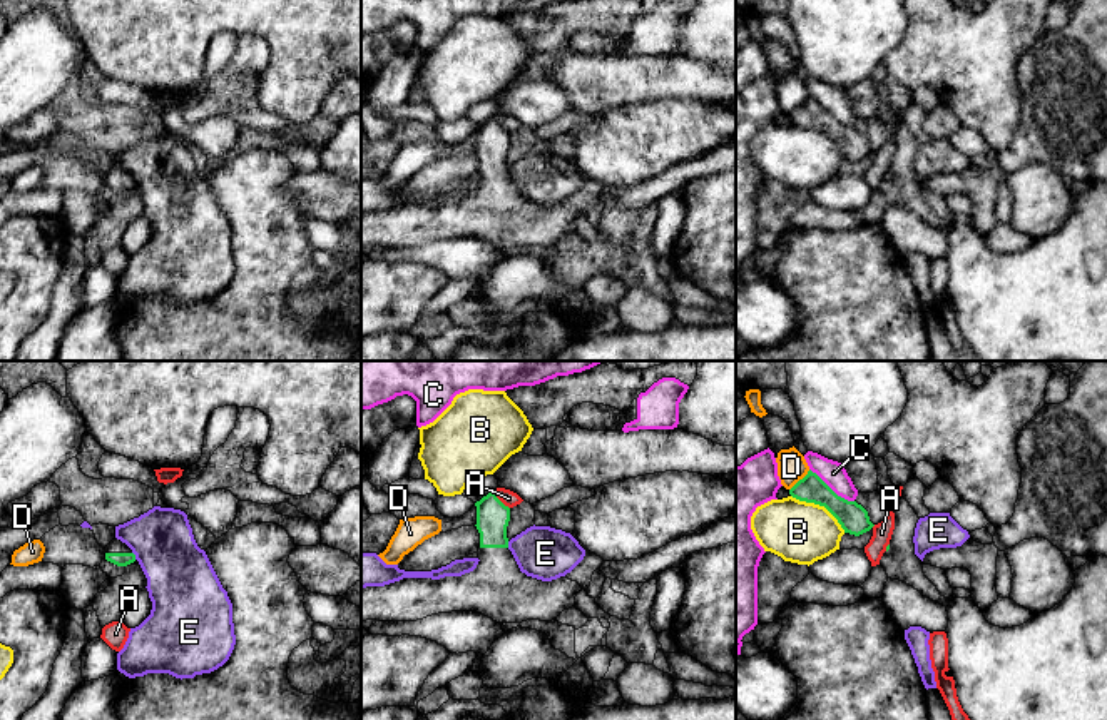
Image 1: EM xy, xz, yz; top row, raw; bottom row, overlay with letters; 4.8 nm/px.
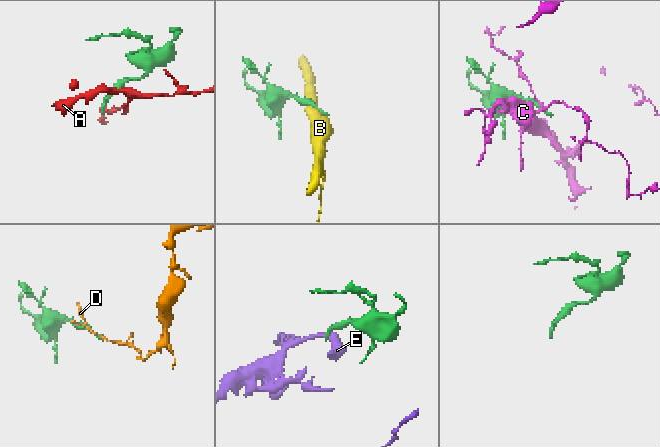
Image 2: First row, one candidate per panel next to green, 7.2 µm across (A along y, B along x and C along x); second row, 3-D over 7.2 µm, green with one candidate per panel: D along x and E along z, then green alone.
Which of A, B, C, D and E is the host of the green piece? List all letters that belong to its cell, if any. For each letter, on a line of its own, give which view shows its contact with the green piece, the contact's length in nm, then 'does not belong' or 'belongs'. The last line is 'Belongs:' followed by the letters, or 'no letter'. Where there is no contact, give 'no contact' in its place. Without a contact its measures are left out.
A: xz | 120 nm | does not belong
B: yz | 320 nm | does not belong
C: yz | 280 nm | does not belong
D: yz | 140 nm | does not belong
E: xy | 40 nm | does not belong
Belongs: no letter

